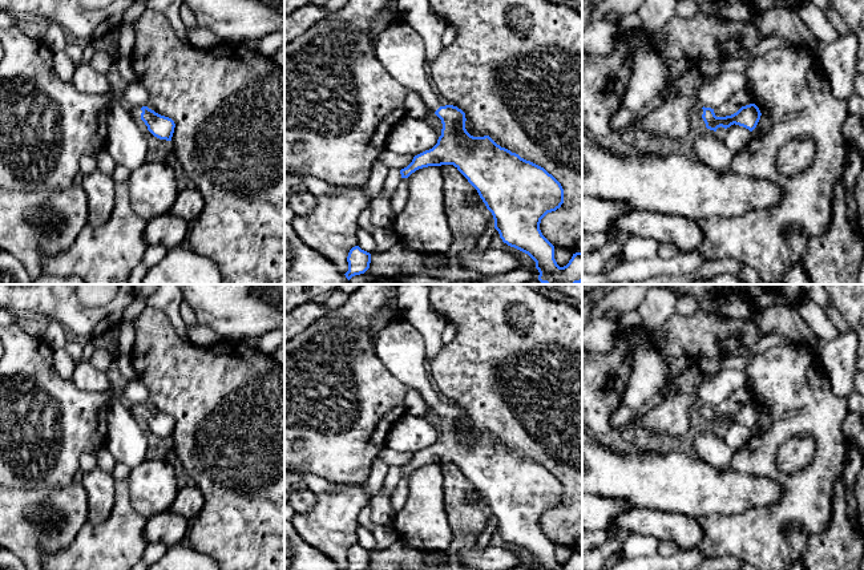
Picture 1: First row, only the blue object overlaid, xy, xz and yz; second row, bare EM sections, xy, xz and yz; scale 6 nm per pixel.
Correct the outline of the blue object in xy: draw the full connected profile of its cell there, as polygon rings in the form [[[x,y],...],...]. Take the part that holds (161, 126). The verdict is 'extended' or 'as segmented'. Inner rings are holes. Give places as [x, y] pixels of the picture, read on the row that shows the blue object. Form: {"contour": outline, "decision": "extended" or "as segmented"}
{"contour": [[[148,106],[129,108],[130,117],[134,121],[142,120],[148,130],[160,140],[171,141],[175,124],[171,118],[161,116]]], "decision": "extended"}

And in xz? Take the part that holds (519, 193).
{"contour": [[[405,20],[391,23],[380,35],[379,58],[387,72],[408,90],[417,92],[443,124],[437,143],[400,170],[408,178],[419,169],[453,165],[477,190],[494,219],[504,243],[528,254],[545,284],[582,282],[582,252],[560,267],[554,246],[540,230],[541,219],[564,203],[561,183],[544,167],[497,145],[489,136],[473,137],[465,129],[465,113],[443,106],[427,66],[425,41]]], "decision": "extended"}

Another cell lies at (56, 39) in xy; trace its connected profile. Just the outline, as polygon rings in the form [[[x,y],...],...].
[[[49,23],[44,43],[51,50],[54,53],[64,50],[69,40],[70,37],[57,24]]]

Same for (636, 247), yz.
[[[629,237],[621,250],[622,262],[634,262],[659,255],[659,243],[654,239]]]

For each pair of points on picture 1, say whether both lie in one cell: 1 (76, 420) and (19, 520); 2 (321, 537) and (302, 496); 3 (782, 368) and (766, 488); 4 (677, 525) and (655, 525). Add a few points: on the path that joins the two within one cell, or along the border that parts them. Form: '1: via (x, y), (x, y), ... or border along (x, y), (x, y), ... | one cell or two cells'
1: border along (67, 485), (13, 489) | two cells
2: border along (318, 496), (309, 510), (298, 514) | two cells
3: border along (737, 471), (776, 478), (780, 482), (779, 500) | two cells
4: via (671, 525), (661, 525) | one cell

